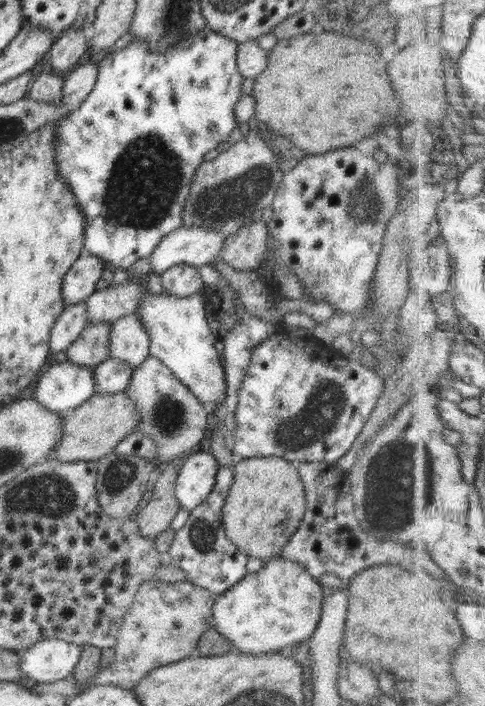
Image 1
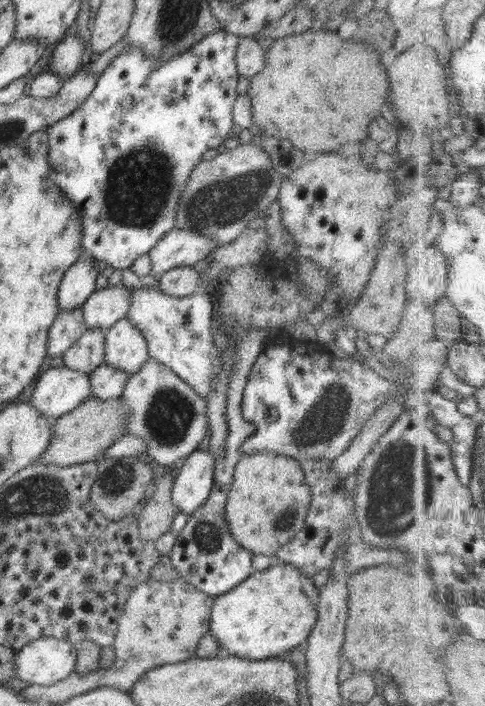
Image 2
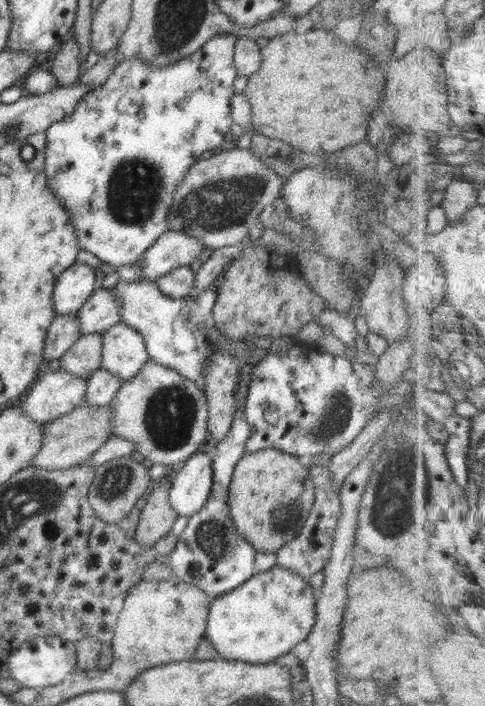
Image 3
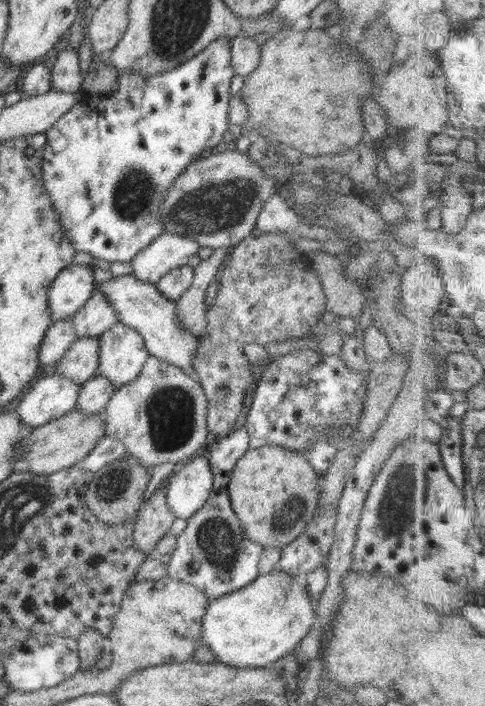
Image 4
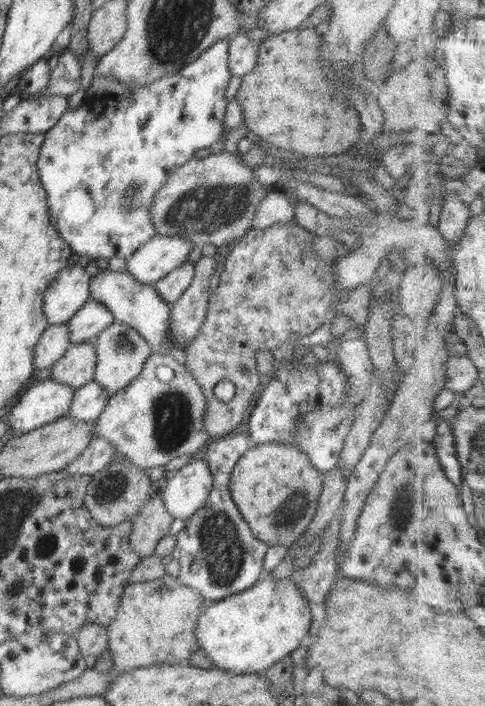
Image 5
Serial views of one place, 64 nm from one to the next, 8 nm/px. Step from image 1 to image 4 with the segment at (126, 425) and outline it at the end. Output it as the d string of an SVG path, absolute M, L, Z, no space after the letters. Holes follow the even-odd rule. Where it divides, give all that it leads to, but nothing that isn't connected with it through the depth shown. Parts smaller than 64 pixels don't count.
M74 409L68 415L32 429L23 436L23 443L19 444L20 460L14 465L14 471L23 468L28 473L44 475L74 467L88 456L88 452L92 451L96 442L104 435L101 416L82 415Z

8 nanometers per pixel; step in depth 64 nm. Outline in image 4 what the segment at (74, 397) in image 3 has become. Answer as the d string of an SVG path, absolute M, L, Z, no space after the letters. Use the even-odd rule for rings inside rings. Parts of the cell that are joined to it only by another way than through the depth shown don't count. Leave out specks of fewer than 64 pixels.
M39 375L20 397L15 414L19 422L28 429L68 415L75 409L80 384L58 376Z

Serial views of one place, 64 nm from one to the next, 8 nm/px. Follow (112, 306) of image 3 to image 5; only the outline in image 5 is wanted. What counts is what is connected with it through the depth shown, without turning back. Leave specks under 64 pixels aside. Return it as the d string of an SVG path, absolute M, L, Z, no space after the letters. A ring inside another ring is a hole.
M89 298L86 304L67 322L71 344L89 341L108 328L114 321L112 312L100 300Z

